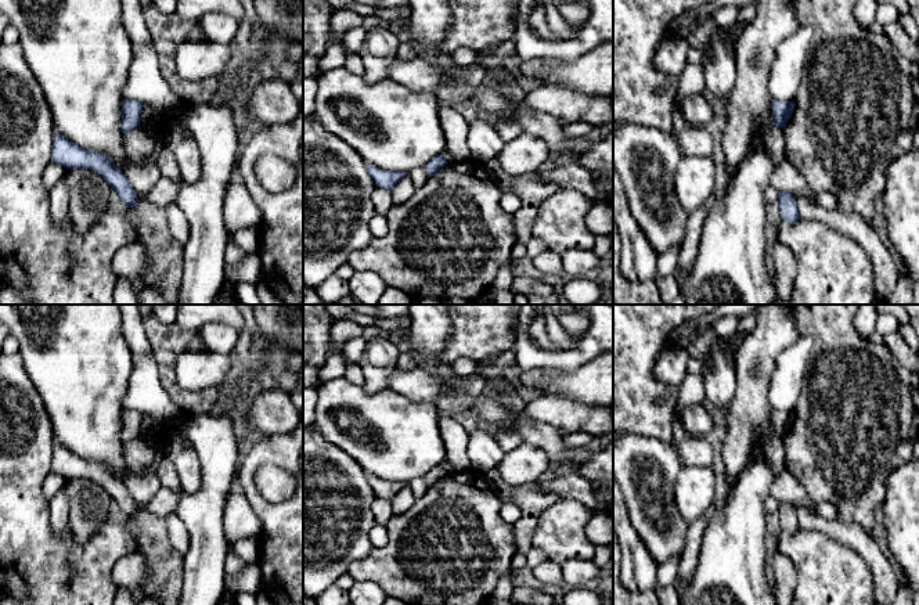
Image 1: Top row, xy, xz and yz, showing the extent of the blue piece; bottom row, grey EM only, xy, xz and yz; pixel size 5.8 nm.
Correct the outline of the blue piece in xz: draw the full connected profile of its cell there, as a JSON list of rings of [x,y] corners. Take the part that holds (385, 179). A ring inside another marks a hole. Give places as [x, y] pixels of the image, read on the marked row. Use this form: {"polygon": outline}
{"polygon": [[[367,163],[368,174],[374,179],[375,186],[386,190],[392,190],[407,173],[392,172],[379,169],[371,163]]]}

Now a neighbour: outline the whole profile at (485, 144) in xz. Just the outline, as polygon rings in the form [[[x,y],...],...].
[[[479,115],[469,123],[468,150],[471,159],[482,165],[497,159],[505,141],[497,133],[487,116]]]

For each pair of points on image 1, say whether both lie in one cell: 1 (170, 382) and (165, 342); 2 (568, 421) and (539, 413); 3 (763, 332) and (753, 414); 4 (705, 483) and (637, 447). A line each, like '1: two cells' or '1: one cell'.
1: one cell
2: one cell
3: one cell
4: two cells

